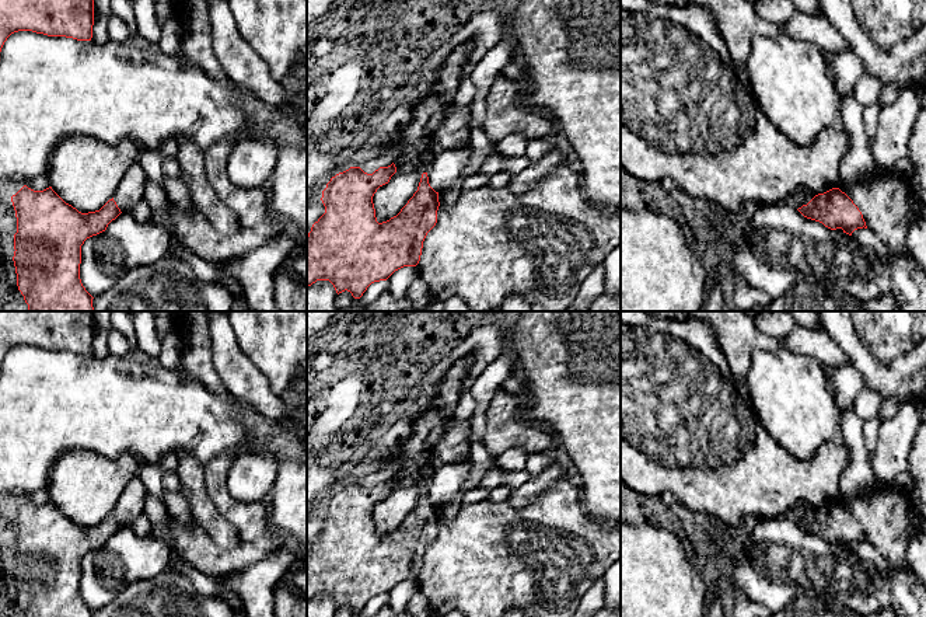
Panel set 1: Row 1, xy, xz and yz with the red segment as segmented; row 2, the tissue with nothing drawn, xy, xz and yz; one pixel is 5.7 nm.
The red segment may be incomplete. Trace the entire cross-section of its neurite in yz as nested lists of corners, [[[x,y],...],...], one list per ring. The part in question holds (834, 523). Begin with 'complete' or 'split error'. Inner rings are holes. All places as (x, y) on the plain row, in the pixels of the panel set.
complete; [[[839,502],[815,509],[797,524],[807,533],[820,536],[831,544],[842,543],[849,550],[857,543],[867,543],[859,522]]]

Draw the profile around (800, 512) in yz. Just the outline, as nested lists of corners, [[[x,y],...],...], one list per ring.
[[[797,505],[790,513],[789,517],[793,519],[796,523],[801,522],[803,519],[807,519],[814,509],[808,505]]]

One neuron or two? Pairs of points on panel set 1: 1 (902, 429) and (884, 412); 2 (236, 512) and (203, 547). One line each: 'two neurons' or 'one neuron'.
1: two neurons
2: one neuron

